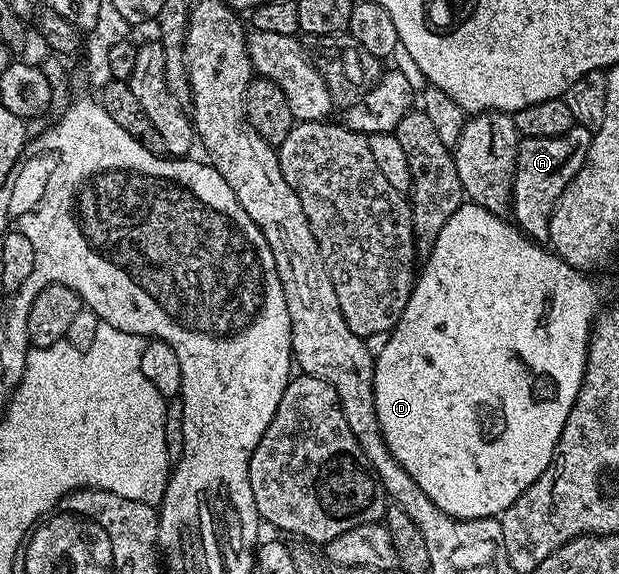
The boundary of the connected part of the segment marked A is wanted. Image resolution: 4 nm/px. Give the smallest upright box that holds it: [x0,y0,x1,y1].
[511,123,594,241]

